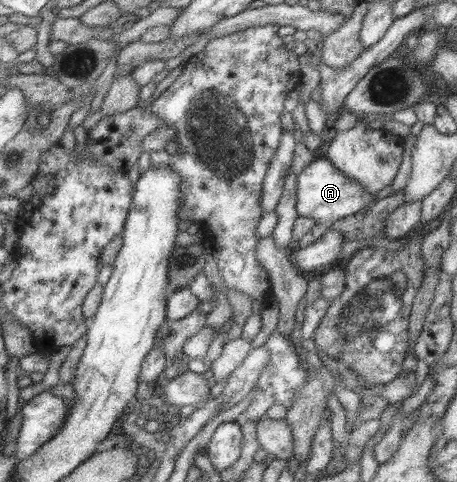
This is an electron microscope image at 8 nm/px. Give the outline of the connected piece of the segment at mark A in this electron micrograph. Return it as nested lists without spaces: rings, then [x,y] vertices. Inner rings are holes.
[[[320,152],[305,168],[296,171],[296,176],[295,210],[298,216],[311,218],[319,224],[331,226],[331,223],[353,215],[364,205],[373,202],[373,194],[367,194],[357,182],[341,174]]]

